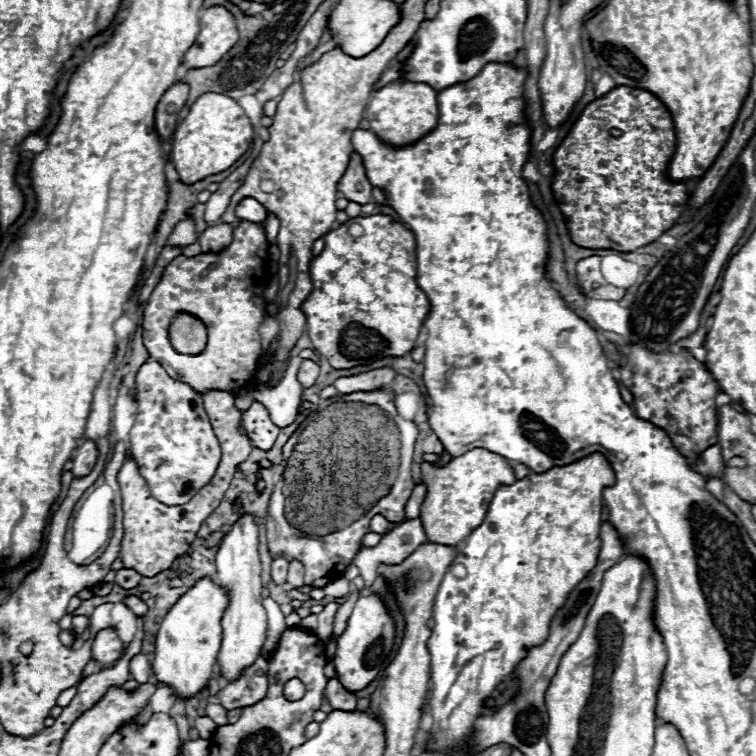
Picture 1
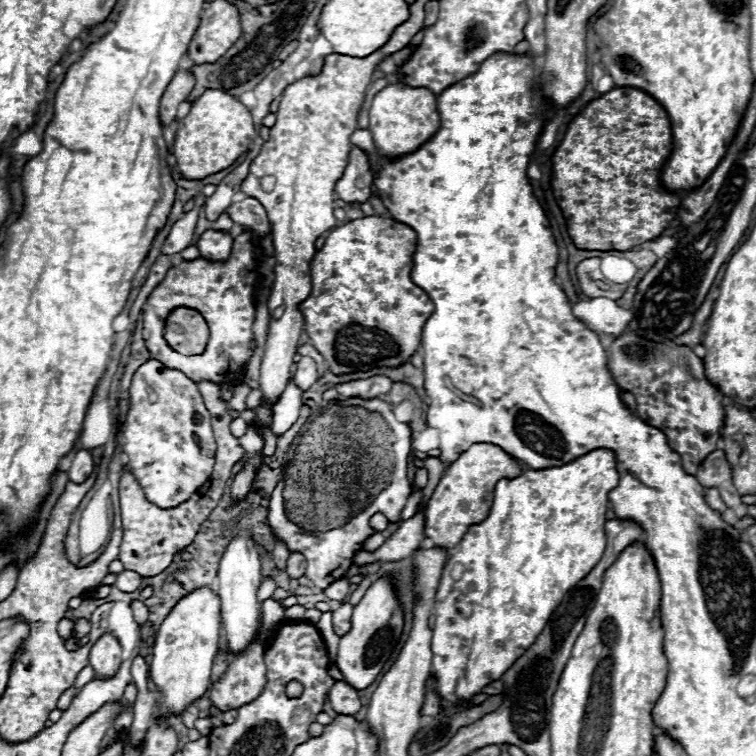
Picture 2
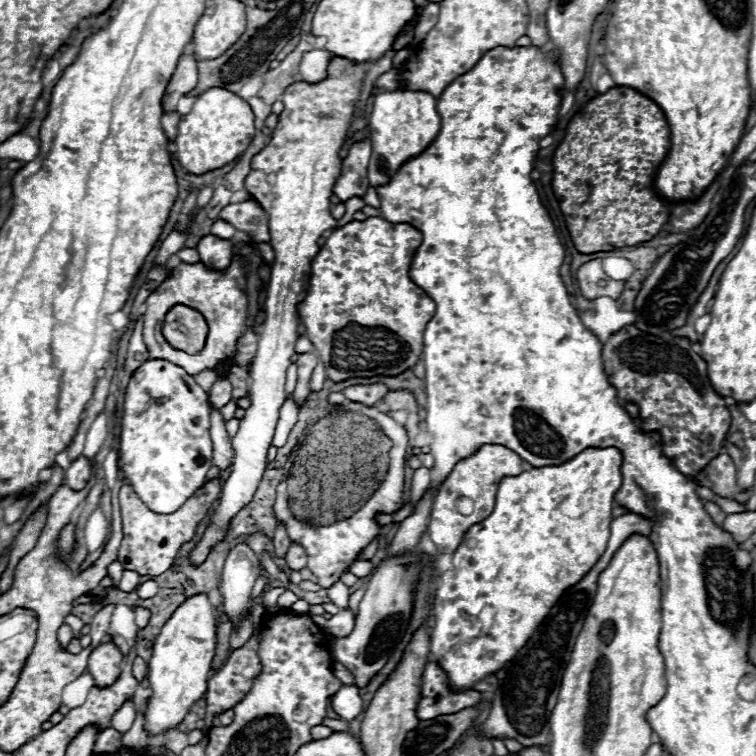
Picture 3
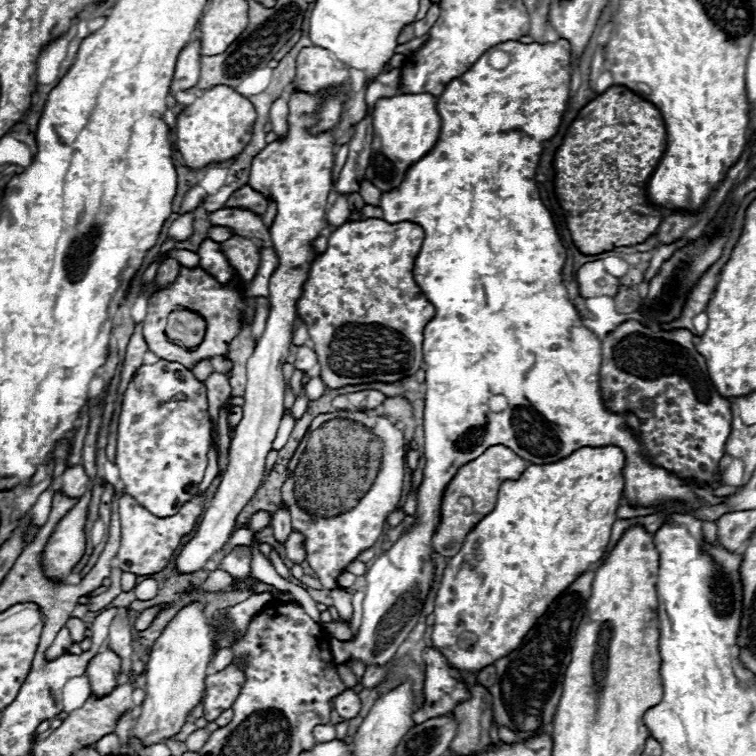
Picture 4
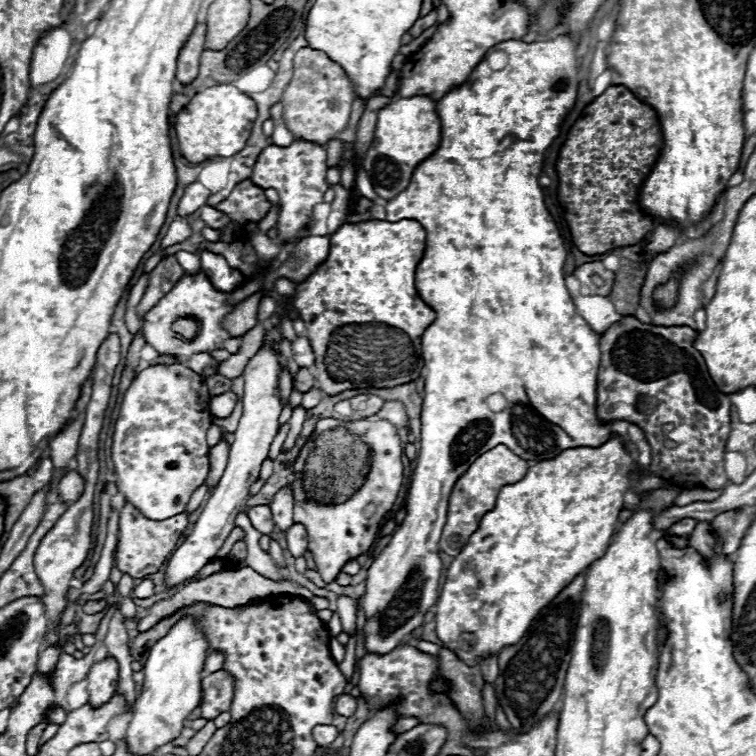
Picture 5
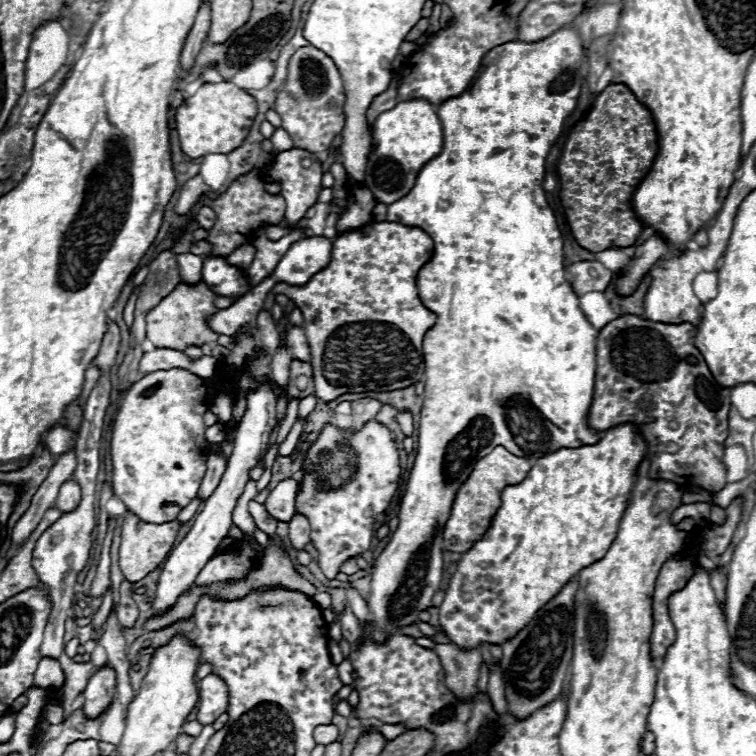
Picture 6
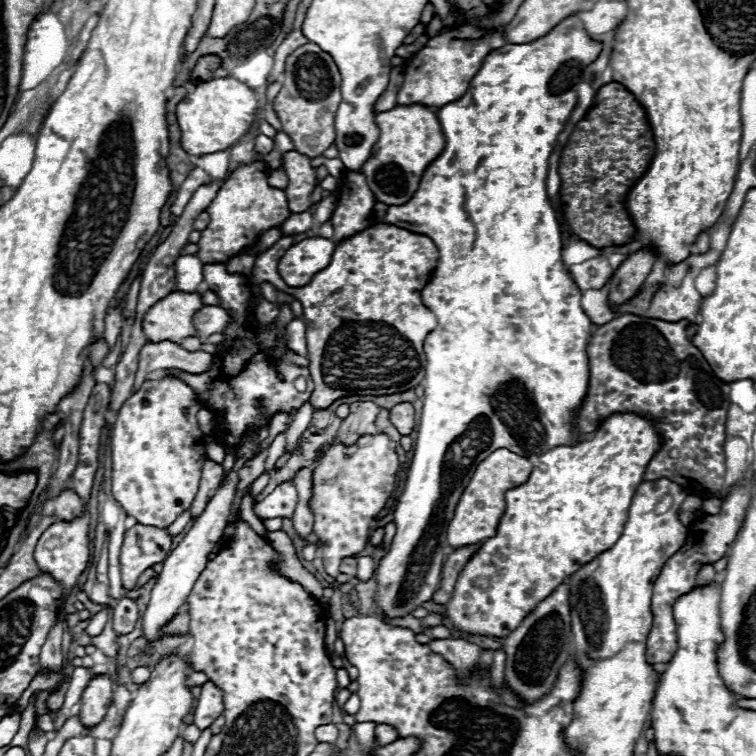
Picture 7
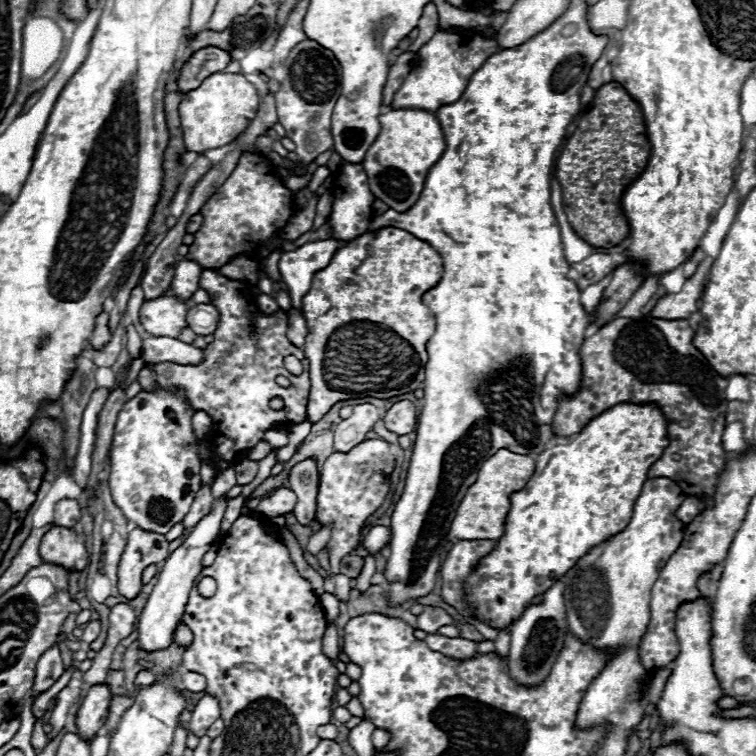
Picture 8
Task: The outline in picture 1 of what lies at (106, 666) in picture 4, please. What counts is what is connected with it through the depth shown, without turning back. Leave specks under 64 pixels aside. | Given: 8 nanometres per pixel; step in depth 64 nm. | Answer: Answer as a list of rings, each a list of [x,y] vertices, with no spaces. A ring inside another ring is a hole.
[[[104,628],[96,634],[92,644],[92,658],[104,666],[112,666],[122,656],[122,642],[112,628]]]

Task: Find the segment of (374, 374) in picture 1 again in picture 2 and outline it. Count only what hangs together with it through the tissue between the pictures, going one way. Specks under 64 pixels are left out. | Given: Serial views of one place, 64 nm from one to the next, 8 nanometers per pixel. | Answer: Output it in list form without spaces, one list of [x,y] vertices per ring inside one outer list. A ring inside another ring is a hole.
[[[374,376],[368,380],[354,380],[354,382],[346,382],[346,384],[338,384],[336,390],[348,398],[348,396],[360,396],[366,400],[378,398],[382,394],[386,394],[390,390],[392,382],[386,376]]]

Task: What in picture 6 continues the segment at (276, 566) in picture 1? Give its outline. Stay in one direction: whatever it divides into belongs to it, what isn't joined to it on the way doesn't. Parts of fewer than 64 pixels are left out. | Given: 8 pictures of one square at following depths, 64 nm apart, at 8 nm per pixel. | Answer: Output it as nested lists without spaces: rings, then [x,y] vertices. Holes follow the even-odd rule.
[[[288,478],[280,482],[270,496],[264,502],[264,508],[268,514],[272,514],[280,522],[290,522],[296,514],[296,494],[298,494],[298,482]]]

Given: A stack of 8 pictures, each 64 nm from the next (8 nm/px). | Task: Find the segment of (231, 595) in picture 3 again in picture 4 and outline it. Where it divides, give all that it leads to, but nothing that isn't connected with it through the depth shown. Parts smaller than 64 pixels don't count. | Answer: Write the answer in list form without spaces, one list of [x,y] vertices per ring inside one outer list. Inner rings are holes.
[[[236,546],[228,556],[222,560],[222,570],[232,574],[234,578],[244,578],[250,574],[250,548]]]

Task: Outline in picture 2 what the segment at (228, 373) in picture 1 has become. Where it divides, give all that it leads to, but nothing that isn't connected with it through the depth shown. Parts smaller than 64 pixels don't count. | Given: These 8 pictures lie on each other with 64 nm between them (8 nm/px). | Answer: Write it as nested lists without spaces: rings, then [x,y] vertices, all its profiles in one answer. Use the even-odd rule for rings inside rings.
[[[246,230],[242,236],[234,240],[232,254],[226,262],[218,264],[204,258],[196,258],[190,262],[184,260],[180,266],[174,266],[166,272],[166,278],[154,288],[154,292],[148,296],[142,308],[142,336],[154,360],[160,360],[164,366],[184,372],[194,382],[234,382],[236,374],[244,372],[244,366],[252,356],[248,342],[254,338],[252,322],[256,306],[252,298],[252,286],[258,278],[258,248],[260,246],[256,242],[256,236],[250,230]],[[178,306],[198,310],[210,328],[210,340],[206,344],[206,350],[198,356],[178,354],[164,340],[166,318]]]

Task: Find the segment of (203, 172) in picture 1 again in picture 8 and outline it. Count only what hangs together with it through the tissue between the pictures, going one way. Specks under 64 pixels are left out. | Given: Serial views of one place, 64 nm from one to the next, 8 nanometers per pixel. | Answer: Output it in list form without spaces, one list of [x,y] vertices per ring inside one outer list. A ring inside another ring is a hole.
[[[214,72],[198,88],[190,90],[180,106],[180,124],[184,134],[184,146],[188,152],[206,152],[210,148],[220,148],[236,140],[238,134],[248,128],[258,110],[258,90],[242,74]]]

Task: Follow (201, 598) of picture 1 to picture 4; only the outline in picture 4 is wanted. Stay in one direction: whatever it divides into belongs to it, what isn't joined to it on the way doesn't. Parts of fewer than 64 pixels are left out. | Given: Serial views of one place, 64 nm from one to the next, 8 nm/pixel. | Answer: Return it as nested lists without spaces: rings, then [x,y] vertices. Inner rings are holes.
[[[194,602],[176,614],[176,618],[164,628],[150,650],[150,658],[144,670],[146,698],[140,706],[140,716],[132,726],[132,734],[140,740],[142,746],[158,744],[160,740],[172,738],[180,732],[190,710],[196,708],[204,696],[204,678],[212,654],[212,628],[204,618],[204,606],[200,602]]]

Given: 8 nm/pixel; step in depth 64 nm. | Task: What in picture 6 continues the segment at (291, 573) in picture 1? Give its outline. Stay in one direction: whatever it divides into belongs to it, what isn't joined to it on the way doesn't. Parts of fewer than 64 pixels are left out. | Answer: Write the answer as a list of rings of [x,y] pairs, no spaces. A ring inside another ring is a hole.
[[[294,514],[294,518],[290,520],[288,538],[290,538],[290,544],[298,550],[302,550],[310,542],[310,524],[304,514]]]

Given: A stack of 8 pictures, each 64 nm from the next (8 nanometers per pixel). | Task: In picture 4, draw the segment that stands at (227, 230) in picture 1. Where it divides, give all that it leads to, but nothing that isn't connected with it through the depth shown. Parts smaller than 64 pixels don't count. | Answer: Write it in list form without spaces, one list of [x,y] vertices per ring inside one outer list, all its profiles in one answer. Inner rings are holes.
[[[206,238],[198,248],[198,256],[200,256],[200,268],[206,270],[210,276],[214,276],[220,284],[228,284],[236,276],[236,270],[218,250],[218,242]]]

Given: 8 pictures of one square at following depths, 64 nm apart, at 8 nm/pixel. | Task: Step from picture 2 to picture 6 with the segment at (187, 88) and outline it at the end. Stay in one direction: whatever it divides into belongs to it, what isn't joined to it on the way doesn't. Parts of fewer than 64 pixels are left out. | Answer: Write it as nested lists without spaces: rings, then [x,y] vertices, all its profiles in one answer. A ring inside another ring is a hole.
[[[202,2],[198,14],[196,14],[196,20],[194,20],[194,26],[192,26],[192,32],[188,34],[188,40],[184,42],[184,48],[182,48],[182,54],[180,54],[180,68],[182,70],[188,70],[192,68],[204,40],[206,40],[206,34],[208,34],[208,28],[210,28],[210,2]]]

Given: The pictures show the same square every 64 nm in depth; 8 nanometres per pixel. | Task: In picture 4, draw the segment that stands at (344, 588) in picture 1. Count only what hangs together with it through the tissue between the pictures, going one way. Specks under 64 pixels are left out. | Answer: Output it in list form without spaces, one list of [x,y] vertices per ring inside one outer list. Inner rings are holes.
[[[340,588],[340,590],[332,590],[332,598],[334,598],[334,608],[338,610],[340,618],[350,624],[352,612],[354,612],[354,610],[352,610],[352,594],[348,594],[348,592],[344,592],[344,590]]]

